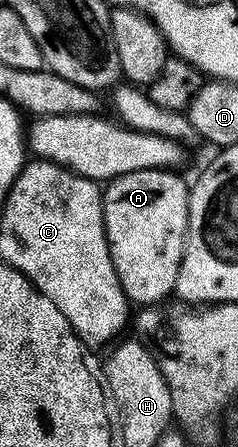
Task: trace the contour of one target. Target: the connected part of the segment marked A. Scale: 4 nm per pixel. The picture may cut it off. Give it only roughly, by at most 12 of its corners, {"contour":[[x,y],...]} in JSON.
{"contour":[[139,170],[103,191],[104,231],[129,303],[176,288],[189,183]]}

